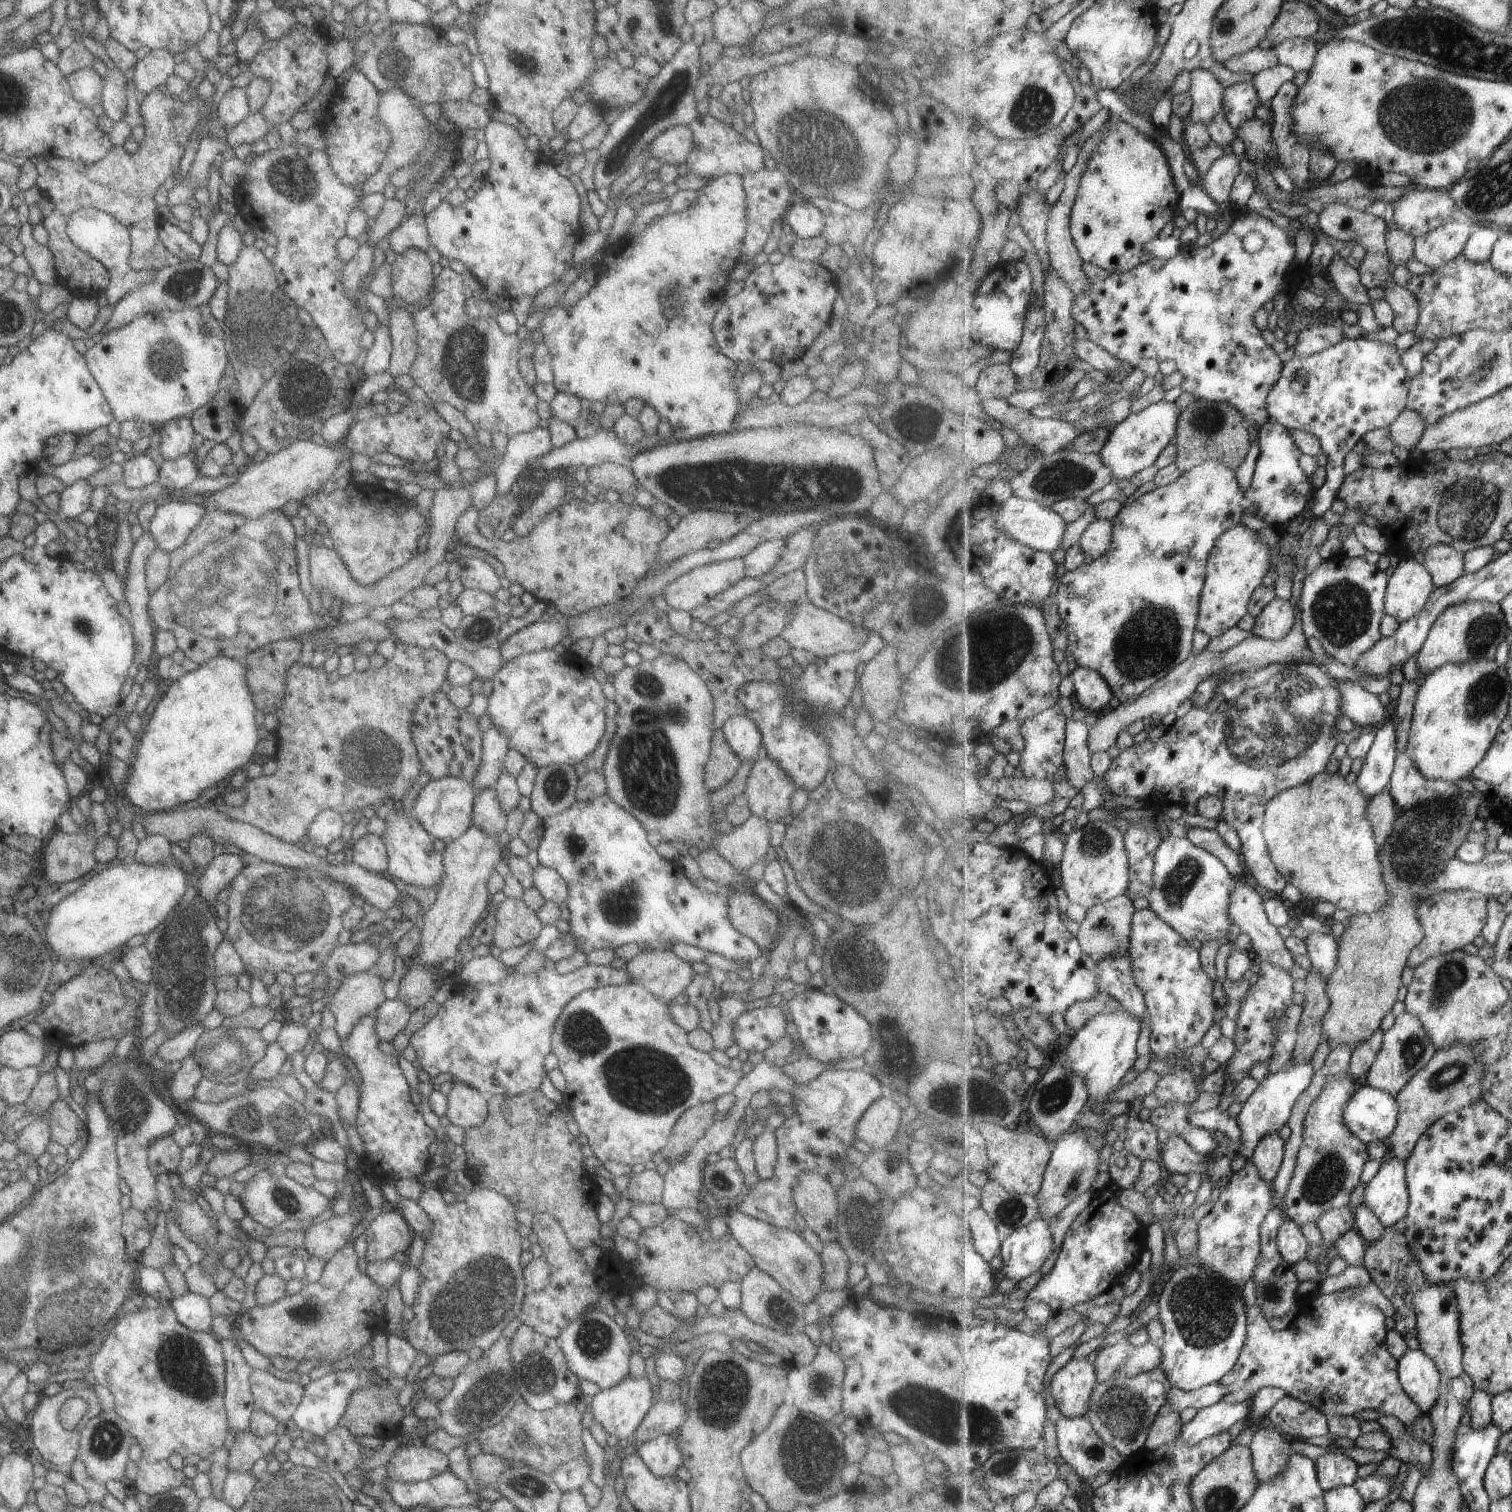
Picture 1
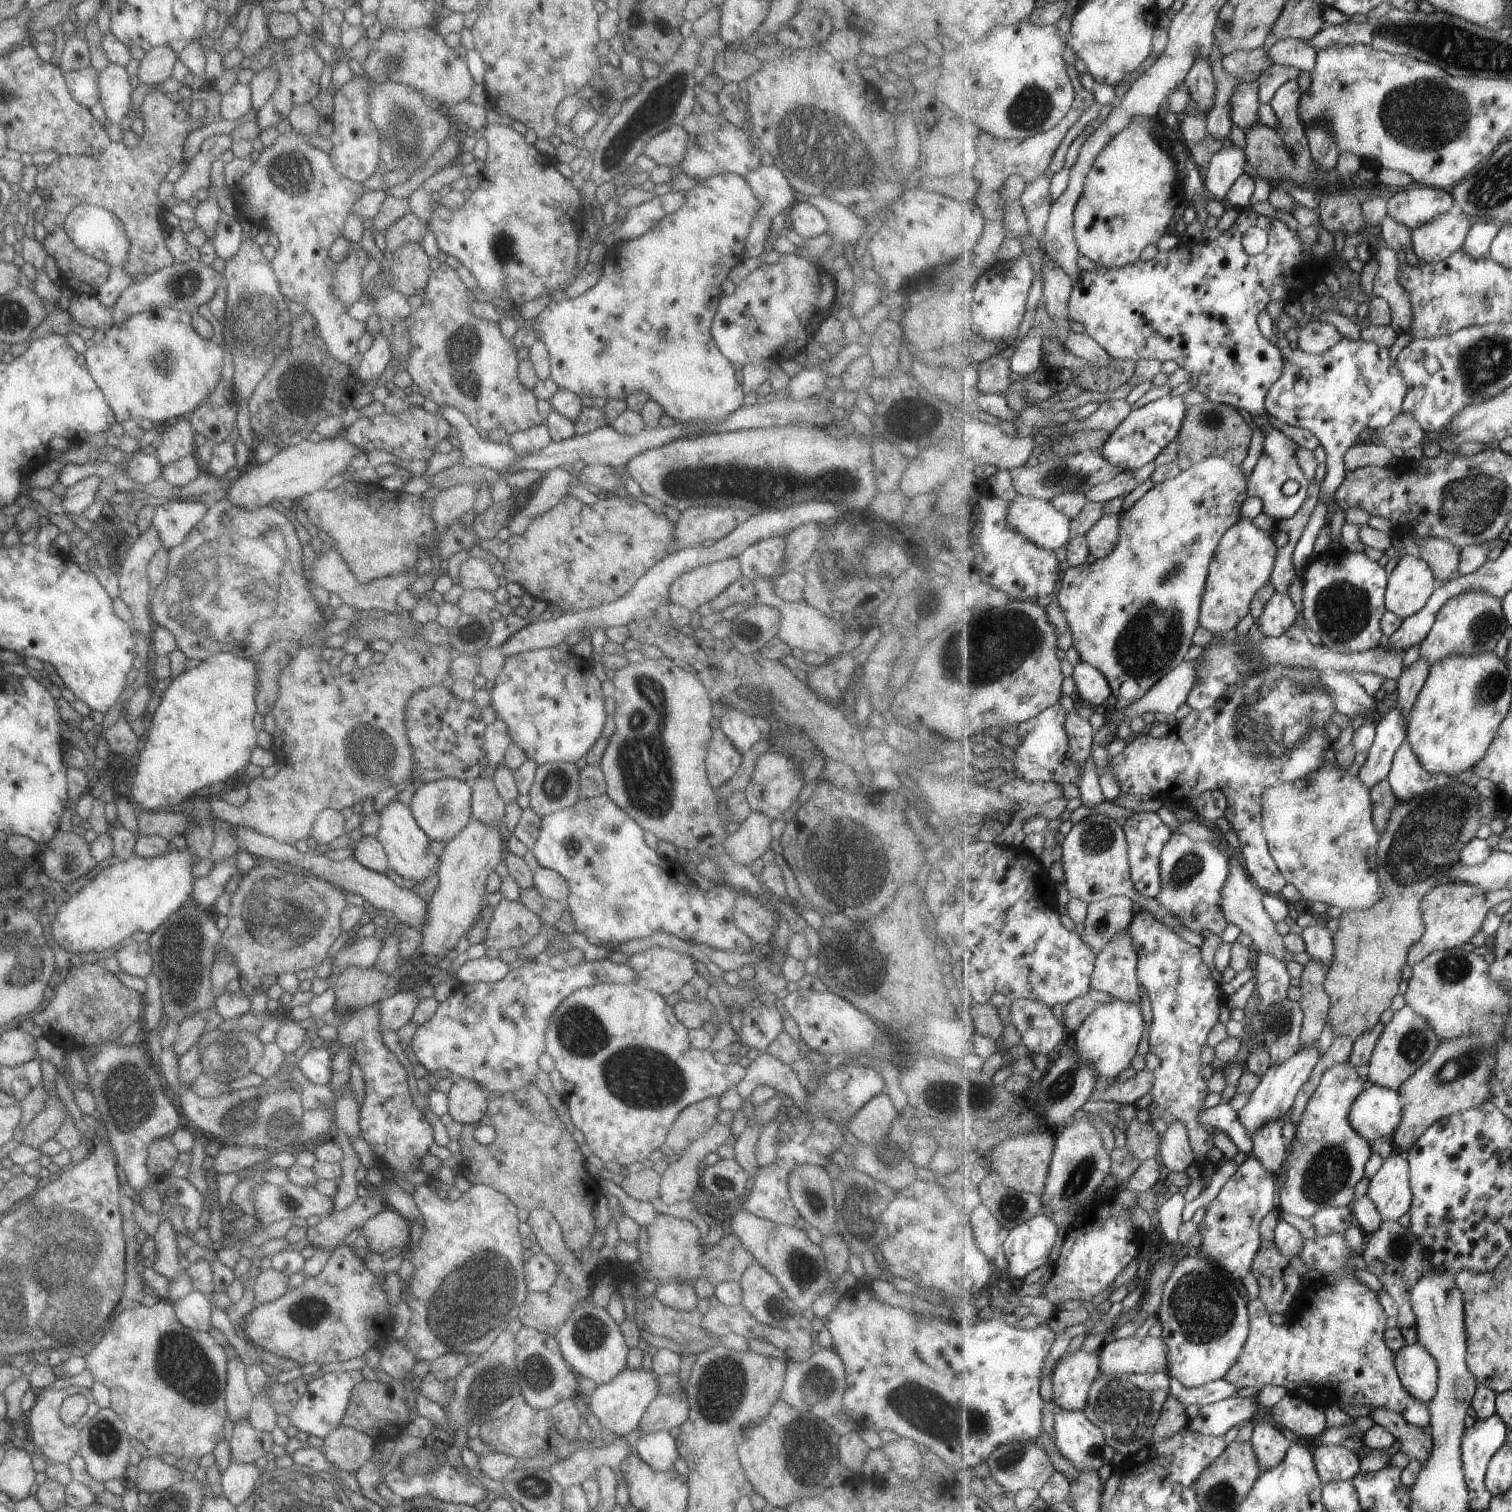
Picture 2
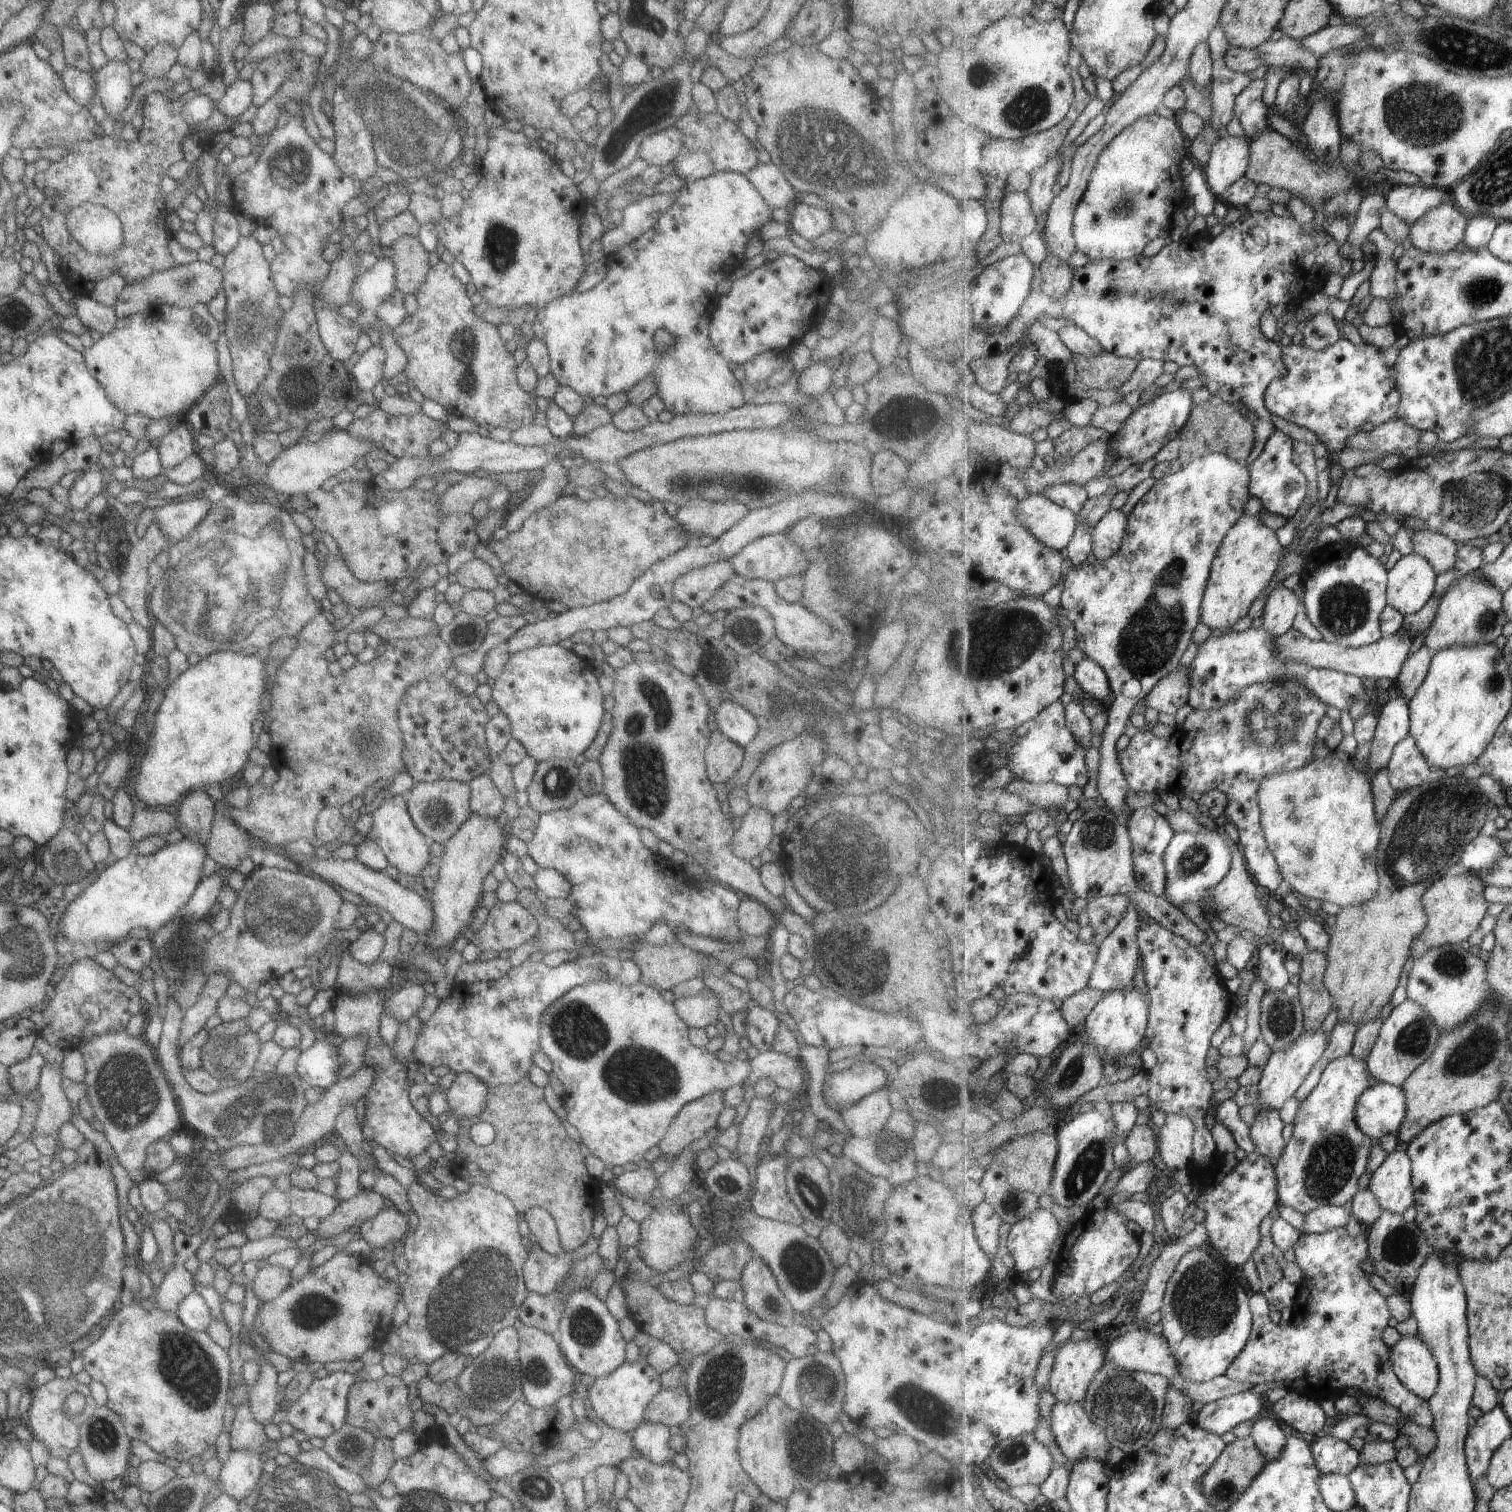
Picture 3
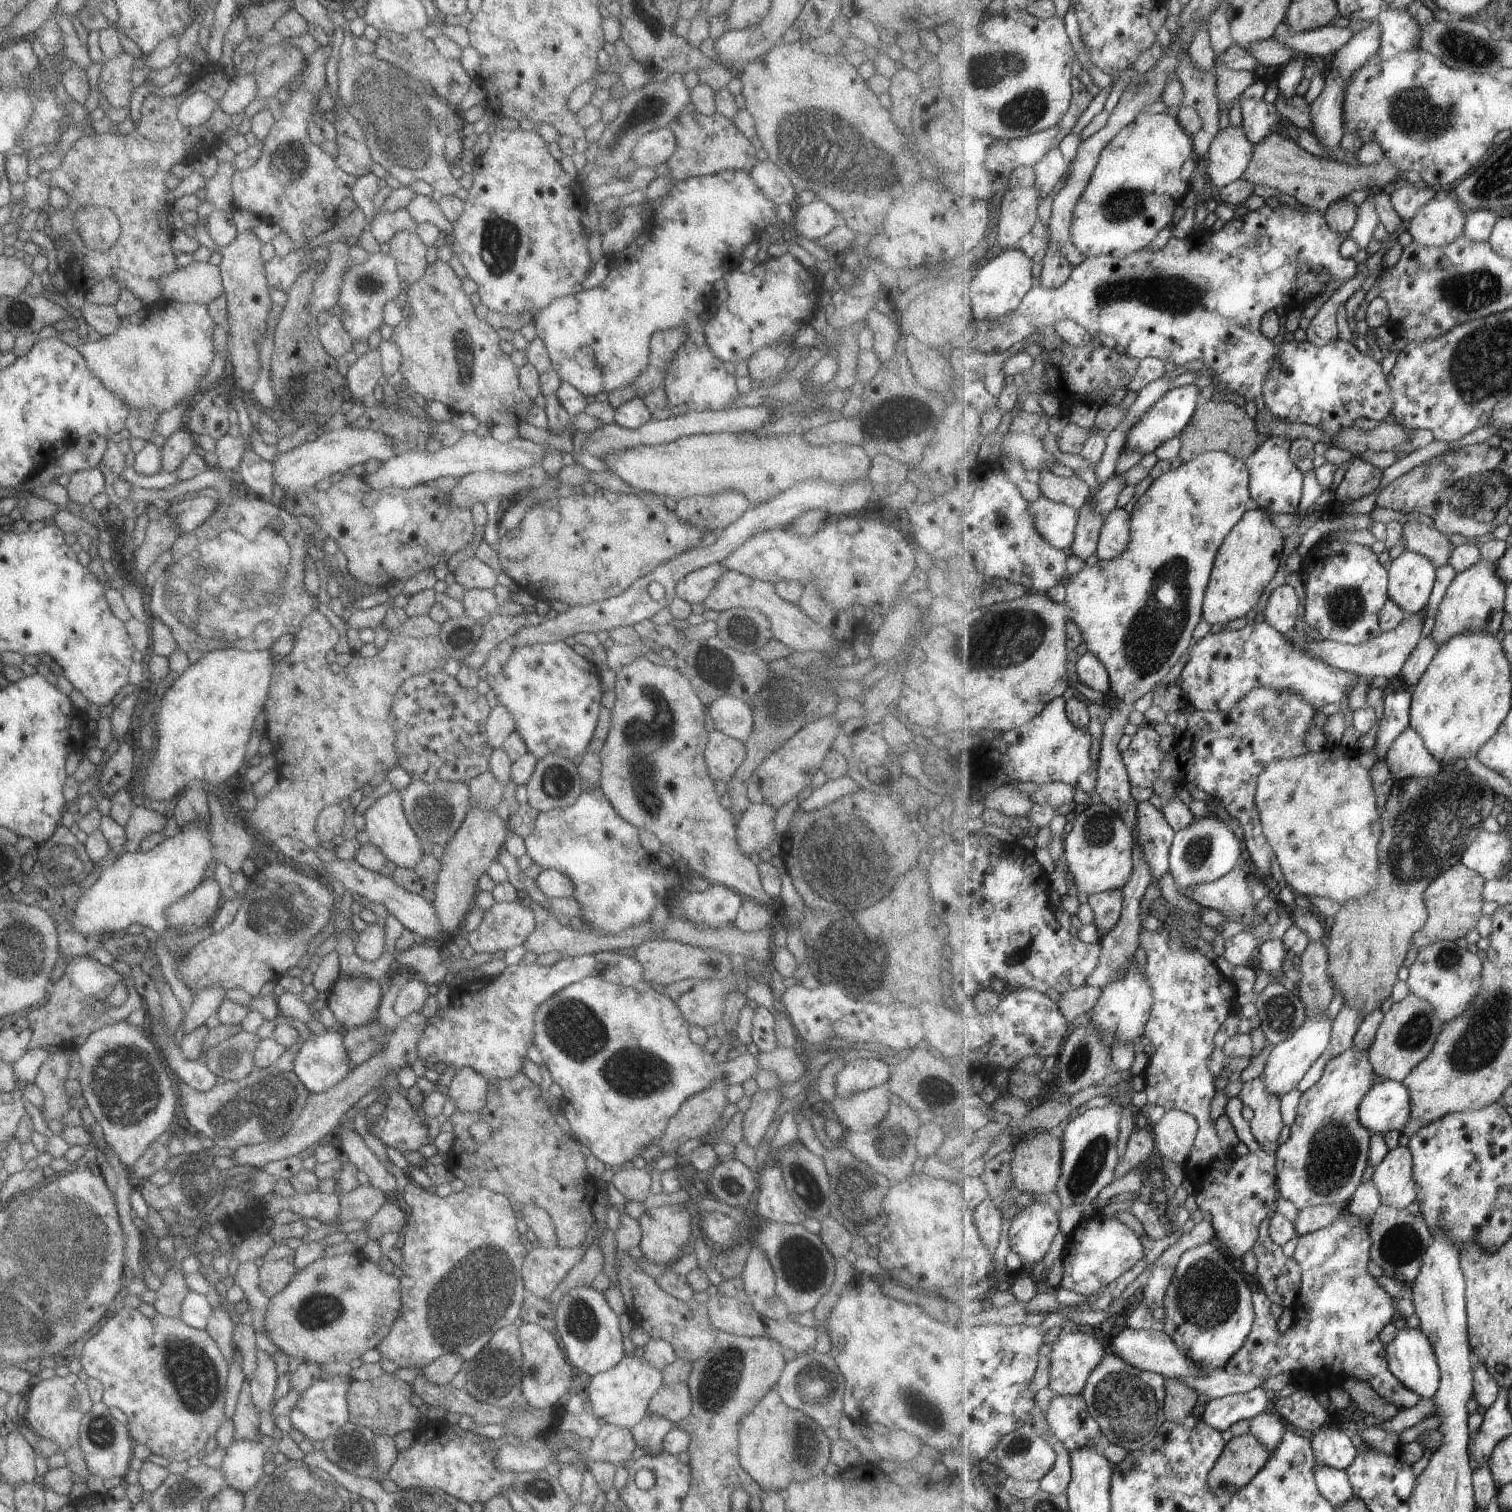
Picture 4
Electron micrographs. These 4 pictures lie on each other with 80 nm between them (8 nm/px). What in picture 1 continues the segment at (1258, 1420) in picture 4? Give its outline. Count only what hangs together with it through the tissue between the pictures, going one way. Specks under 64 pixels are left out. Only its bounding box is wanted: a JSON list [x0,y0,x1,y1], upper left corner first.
[1250,1423,1294,1482]

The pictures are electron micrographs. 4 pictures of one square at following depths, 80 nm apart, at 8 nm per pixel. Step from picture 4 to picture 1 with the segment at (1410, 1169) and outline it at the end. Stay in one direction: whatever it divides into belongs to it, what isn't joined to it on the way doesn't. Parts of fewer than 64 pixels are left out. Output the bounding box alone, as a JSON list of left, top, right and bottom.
[1363,1156,1410,1228]

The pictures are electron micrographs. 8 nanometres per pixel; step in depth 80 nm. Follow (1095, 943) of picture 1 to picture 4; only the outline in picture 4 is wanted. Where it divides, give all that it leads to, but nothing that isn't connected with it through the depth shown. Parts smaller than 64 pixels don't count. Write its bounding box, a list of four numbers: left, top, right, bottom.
[1088,889,1124,935]

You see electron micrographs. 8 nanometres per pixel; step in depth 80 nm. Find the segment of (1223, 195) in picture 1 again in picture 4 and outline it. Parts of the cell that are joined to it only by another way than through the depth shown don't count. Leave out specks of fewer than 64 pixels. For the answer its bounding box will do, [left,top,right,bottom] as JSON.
[1203,124,1255,191]

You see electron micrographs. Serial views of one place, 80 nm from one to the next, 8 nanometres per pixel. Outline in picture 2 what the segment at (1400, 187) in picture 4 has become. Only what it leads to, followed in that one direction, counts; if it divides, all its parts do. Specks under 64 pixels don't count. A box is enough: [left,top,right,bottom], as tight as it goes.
[1388,183,1456,231]

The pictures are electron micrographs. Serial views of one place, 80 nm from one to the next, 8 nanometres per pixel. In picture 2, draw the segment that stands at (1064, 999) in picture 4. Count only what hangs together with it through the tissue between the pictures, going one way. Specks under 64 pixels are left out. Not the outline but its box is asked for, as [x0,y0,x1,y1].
[1063,990,1114,1035]

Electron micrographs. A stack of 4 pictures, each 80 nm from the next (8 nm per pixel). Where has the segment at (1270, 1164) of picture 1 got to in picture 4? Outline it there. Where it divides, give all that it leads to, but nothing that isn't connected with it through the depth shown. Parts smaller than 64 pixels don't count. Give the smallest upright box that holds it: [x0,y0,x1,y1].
[1237,1074,1283,1154]

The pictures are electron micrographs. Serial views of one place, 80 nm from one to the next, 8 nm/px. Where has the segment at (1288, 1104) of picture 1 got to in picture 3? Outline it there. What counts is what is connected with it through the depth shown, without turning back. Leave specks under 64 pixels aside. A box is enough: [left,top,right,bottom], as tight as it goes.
[1239,1030,1329,1127]

